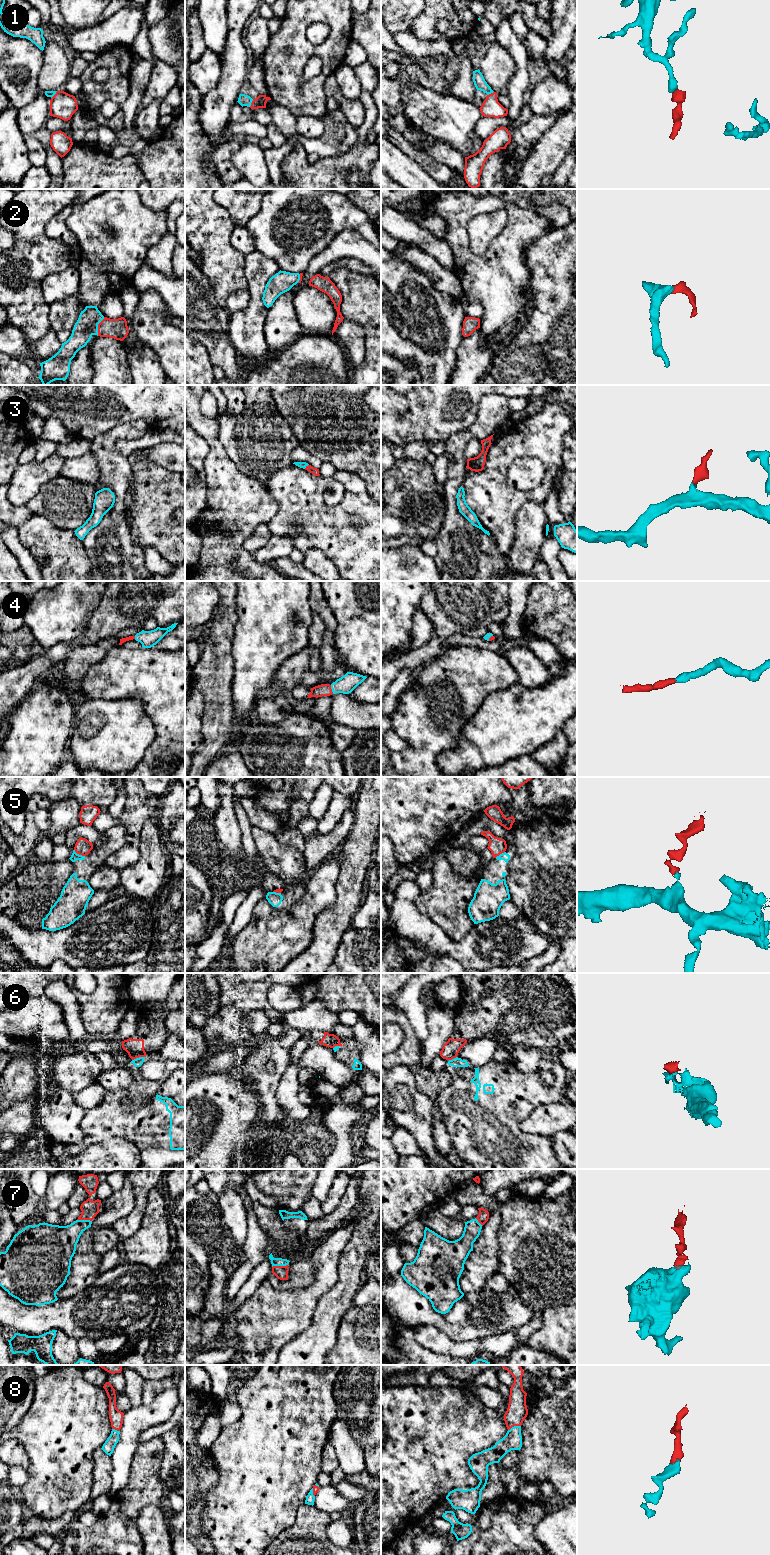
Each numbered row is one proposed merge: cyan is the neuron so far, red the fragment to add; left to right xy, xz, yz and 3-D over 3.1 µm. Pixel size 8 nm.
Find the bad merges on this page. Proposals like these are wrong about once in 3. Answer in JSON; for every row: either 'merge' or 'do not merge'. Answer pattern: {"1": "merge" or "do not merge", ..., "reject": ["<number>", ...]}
{"1": "merge", "2": "merge", "3": "merge", "4": "merge", "5": "do not merge", "6": "do not merge", "7": "merge", "8": "merge", "reject": ["5", "6"]}

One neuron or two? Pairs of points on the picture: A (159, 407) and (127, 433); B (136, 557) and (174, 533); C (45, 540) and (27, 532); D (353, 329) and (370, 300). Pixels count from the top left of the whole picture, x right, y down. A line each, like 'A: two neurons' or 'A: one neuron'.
A: two neurons
B: two neurons
C: one neuron
D: two neurons

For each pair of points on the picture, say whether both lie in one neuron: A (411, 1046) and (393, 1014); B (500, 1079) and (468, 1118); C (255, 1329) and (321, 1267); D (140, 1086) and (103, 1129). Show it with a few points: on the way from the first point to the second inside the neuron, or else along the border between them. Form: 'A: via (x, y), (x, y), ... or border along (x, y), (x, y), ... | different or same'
A: via (410, 1038), (407, 1028), (401, 1022) | same
B: via (497, 1089), (478, 1108) | same
C: via (275, 1317), (290, 1312), (316, 1287) | same
D: via (138, 1098), (123, 1113), (115, 1117) | same

